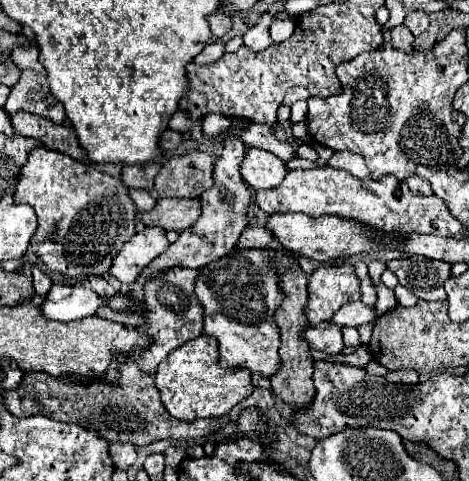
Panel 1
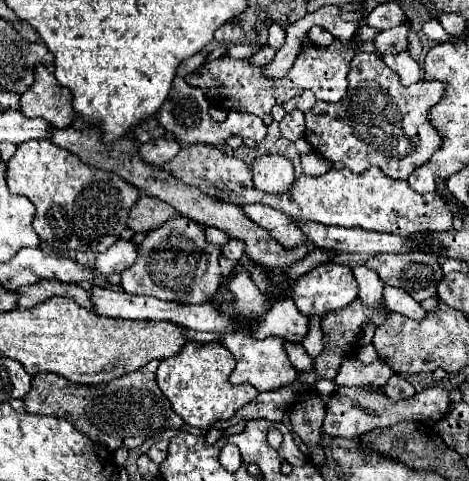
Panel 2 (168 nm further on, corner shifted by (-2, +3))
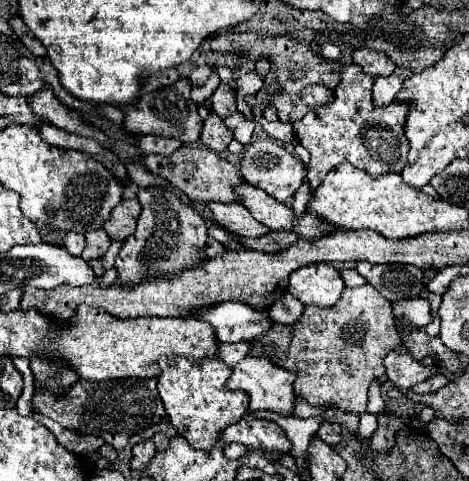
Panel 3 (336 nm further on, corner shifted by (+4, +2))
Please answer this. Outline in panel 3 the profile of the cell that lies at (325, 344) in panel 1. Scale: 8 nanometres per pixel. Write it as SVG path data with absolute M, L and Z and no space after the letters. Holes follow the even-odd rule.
M238 302L214 304L206 312L194 312L194 318L208 322L220 342L250 342L274 322L268 318L268 312Z

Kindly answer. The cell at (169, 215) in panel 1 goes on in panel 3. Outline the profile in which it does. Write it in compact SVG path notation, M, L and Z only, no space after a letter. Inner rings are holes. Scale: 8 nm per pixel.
M138 198L122 200L112 212L110 220L104 222L104 230L112 240L126 240L134 234L134 222L140 216L140 202Z

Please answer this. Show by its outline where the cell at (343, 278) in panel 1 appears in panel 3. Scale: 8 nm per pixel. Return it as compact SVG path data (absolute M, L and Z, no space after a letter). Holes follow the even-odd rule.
M308 264L290 274L288 292L304 306L334 306L344 290L344 280L332 264Z

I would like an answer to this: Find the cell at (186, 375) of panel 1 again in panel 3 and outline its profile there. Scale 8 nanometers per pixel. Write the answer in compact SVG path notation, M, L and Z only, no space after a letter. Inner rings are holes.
M160 358L158 392L164 402L170 424L182 434L194 448L210 450L216 444L220 432L238 422L248 412L248 396L244 392L226 390L224 382L230 376L230 368L218 358L202 358L188 362L186 358Z

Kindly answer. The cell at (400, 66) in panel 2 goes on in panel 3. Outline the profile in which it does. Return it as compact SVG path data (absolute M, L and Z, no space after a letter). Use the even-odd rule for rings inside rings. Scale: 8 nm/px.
M390 74L390 76L378 76L376 82L374 82L374 104L378 106L384 106L384 104L390 104L394 102L396 94L400 92L402 88L402 78L396 76L396 74Z

